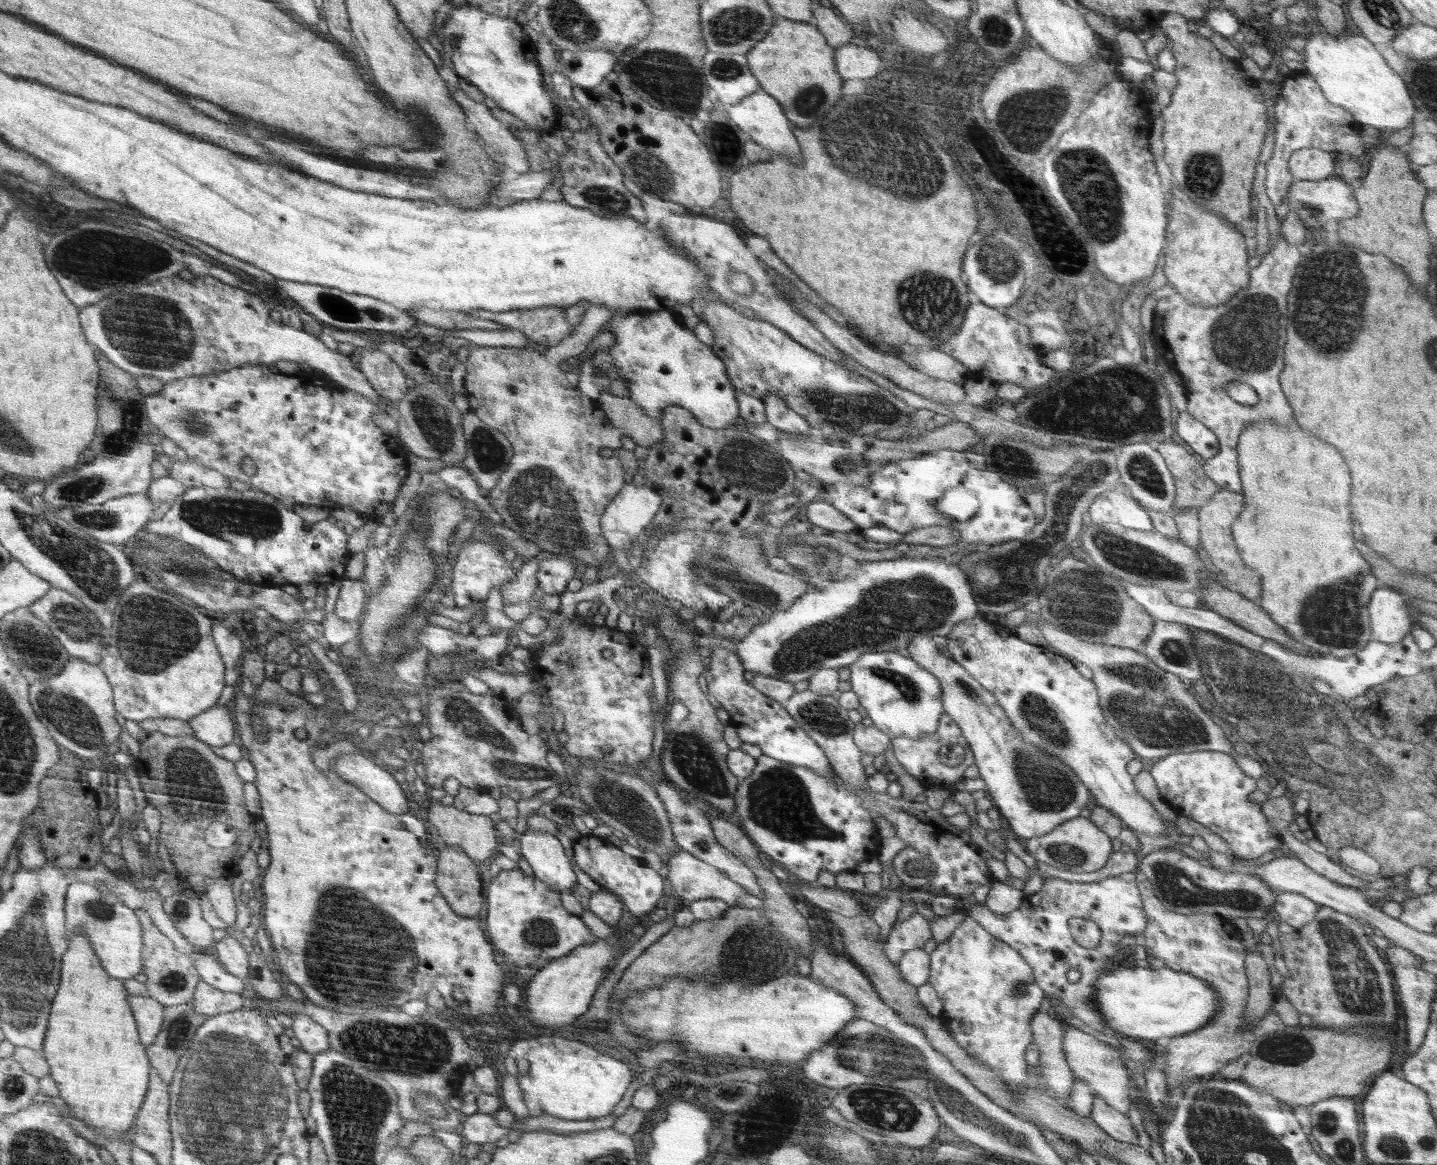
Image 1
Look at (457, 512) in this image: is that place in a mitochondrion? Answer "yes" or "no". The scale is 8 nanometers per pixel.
no

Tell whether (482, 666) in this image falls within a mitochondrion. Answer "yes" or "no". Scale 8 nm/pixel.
no

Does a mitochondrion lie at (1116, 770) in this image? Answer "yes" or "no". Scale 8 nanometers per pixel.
no

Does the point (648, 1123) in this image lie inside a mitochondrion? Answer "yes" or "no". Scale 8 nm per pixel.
no

